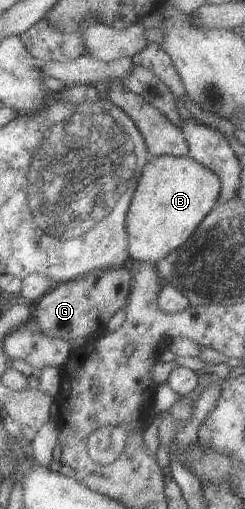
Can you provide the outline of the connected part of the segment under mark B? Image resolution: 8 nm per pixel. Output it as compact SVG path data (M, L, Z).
M172 155L150 157L142 167L135 185L136 188L125 214L128 258L152 264L183 244L195 231L198 223L216 205L215 200L220 190L218 177L211 170L204 168L188 156L173 157Z

